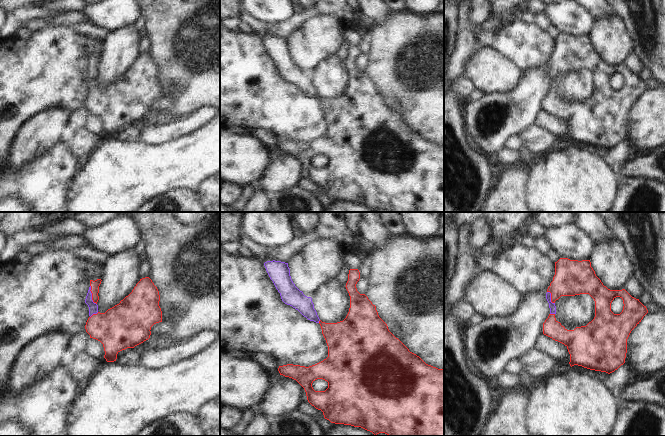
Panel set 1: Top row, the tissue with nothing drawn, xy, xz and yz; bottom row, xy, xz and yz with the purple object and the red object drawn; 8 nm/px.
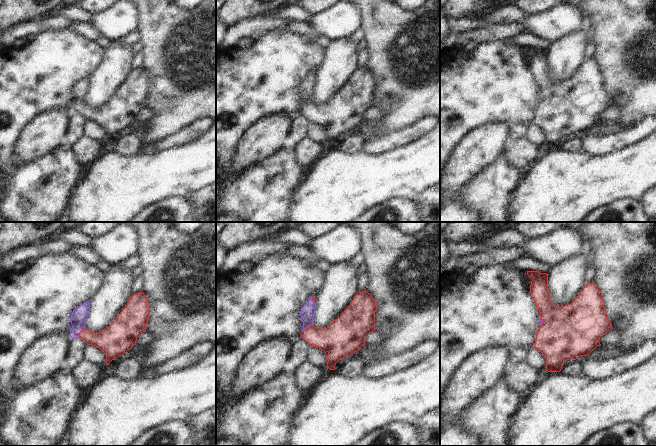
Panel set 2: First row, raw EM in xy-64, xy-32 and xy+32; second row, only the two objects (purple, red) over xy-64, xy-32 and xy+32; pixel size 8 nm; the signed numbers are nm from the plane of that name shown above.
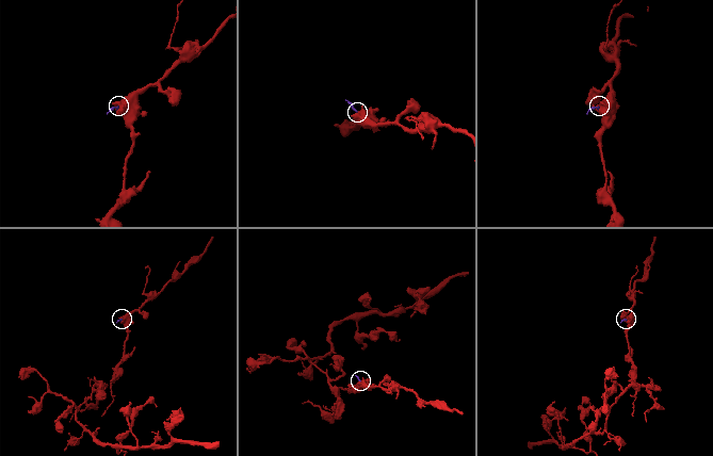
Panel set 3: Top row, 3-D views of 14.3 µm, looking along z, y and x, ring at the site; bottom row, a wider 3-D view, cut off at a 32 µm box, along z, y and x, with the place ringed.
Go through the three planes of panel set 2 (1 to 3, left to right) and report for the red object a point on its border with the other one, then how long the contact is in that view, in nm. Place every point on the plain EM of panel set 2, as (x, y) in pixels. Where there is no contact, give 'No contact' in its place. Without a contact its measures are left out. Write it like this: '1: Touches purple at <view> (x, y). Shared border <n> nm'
1: Touches purple at xy-64 (80, 107). Shared border 90 nm
2: Touches purple at xy-32 (307, 103). Shared border 110 nm
3: Touches purple at xy+32 (542, 97). Shared border 60 nm

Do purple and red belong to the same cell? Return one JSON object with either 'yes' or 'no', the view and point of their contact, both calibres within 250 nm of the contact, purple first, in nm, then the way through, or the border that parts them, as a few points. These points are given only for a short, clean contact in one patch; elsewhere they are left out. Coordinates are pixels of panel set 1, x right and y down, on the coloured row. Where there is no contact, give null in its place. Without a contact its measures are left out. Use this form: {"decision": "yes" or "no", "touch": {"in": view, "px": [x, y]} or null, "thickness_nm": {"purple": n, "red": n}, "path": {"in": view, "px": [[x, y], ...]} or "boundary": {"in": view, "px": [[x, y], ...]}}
{"decision": "yes", "touch": {"in": "xy", "px": [91, 295]}, "thickness_nm": {"purple": 80, "red": 70}, "path": {"in": "xy", "px": [[93, 307], [91, 295], [95, 284]]}}

